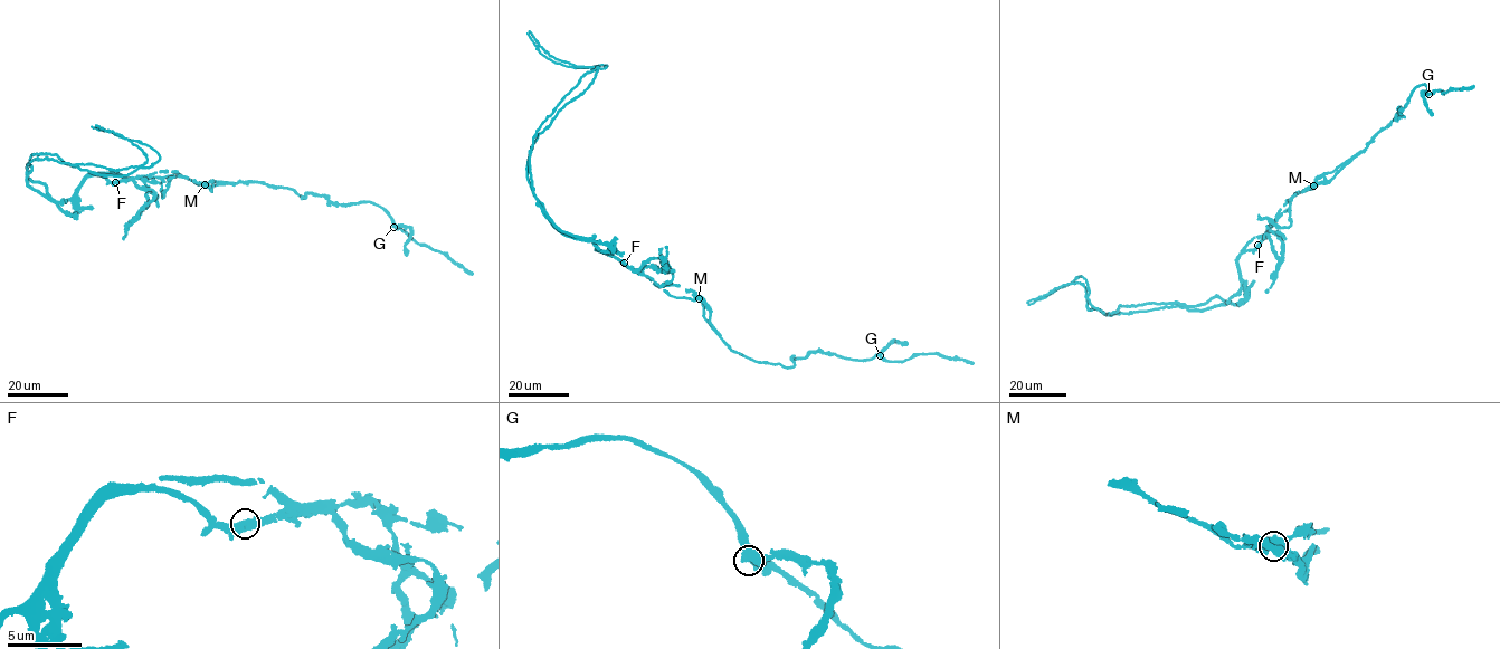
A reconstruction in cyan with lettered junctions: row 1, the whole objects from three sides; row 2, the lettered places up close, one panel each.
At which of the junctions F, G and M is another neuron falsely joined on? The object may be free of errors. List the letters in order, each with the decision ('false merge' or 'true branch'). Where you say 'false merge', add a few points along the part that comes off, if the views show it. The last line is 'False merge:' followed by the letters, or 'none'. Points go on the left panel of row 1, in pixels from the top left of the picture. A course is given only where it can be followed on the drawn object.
F: true branch
G: true branch
M: false merge; course (206, 184), (162, 170), (91, 173), (59, 202), (29, 188), (34, 153), (114, 177), (146, 162), (95, 124)
False merge: M

